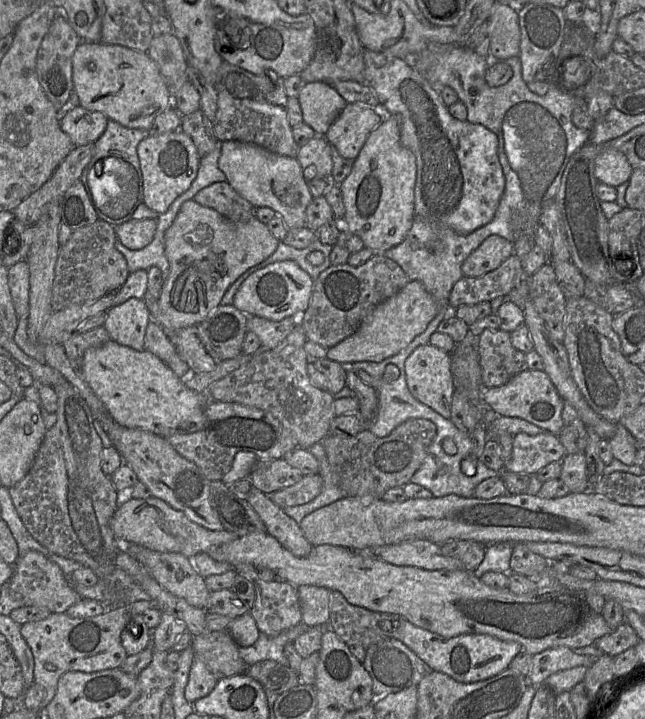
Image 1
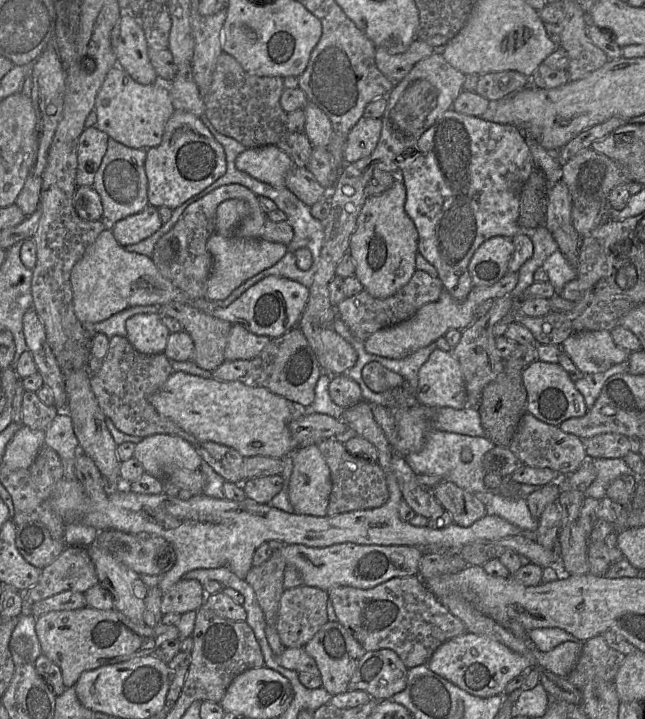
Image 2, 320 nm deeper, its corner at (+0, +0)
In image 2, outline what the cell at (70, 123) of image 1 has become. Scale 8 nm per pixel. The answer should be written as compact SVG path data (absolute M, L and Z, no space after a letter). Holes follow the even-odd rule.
M95 125L85 127L78 140L77 186L92 187L95 175L107 150L109 136Z

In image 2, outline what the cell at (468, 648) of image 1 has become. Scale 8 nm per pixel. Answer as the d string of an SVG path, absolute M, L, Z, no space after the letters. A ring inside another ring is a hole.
M466 632L440 645L427 661L428 668L467 693L488 698L503 695L507 684L527 668L550 670L561 677L568 677L578 663L583 645L564 642L549 652L542 652L531 644L530 652L518 654L496 640Z

